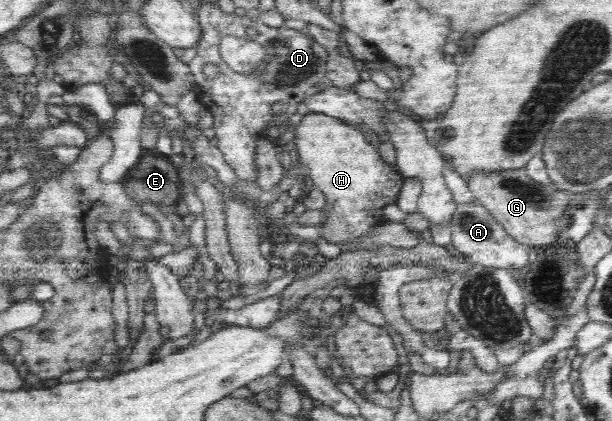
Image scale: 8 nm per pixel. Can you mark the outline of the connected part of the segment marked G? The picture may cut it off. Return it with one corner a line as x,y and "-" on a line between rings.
525,167
514,170
502,170
502,172
478,172
478,174
472,174
466,182
468,189
475,197
475,201
486,207
488,212
505,228
505,231
514,240
527,247
532,246
535,252
549,249
550,244
556,242
558,232
566,230
570,223
570,213
567,212
567,206
571,198
568,198
568,193
566,191
557,192
532,181

